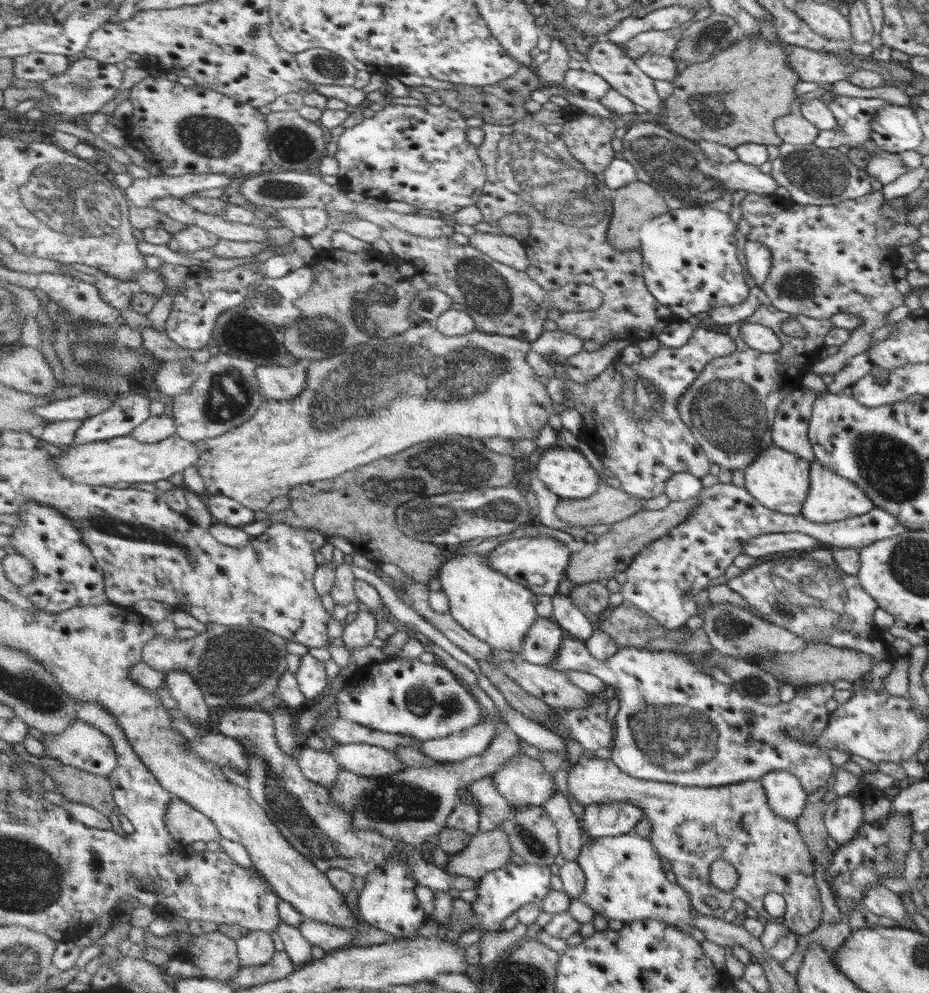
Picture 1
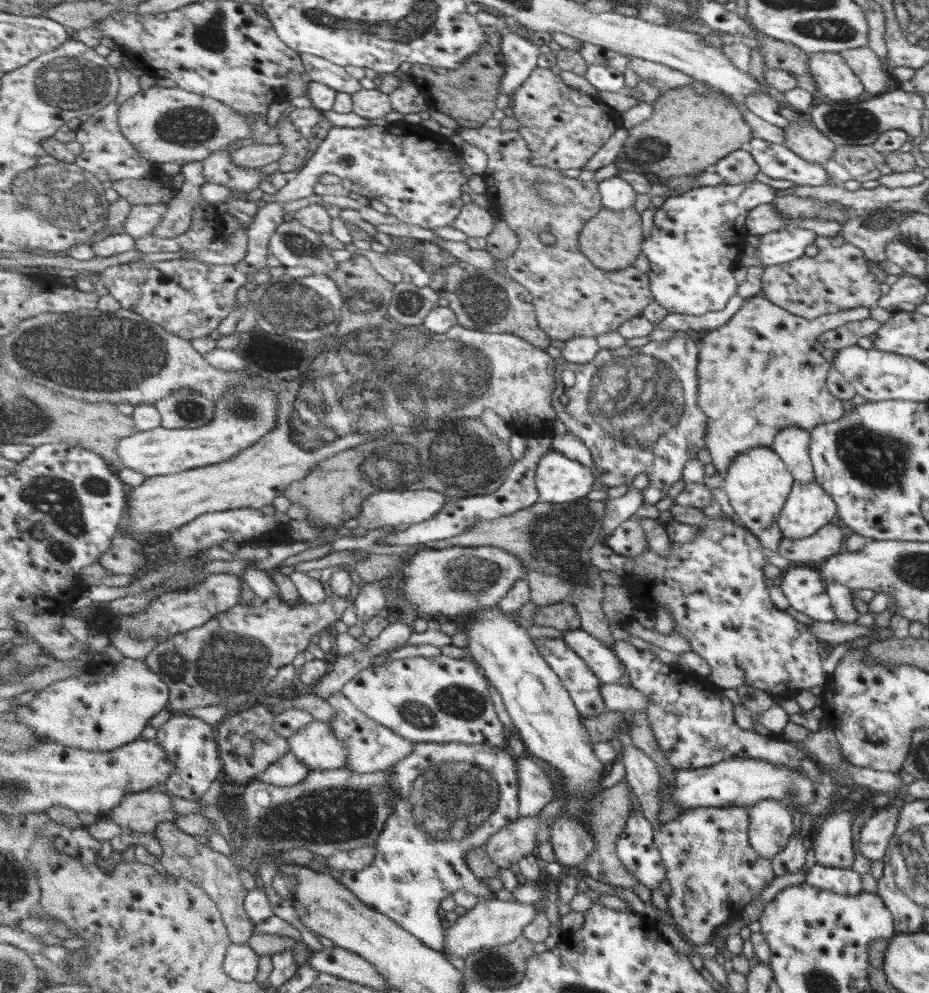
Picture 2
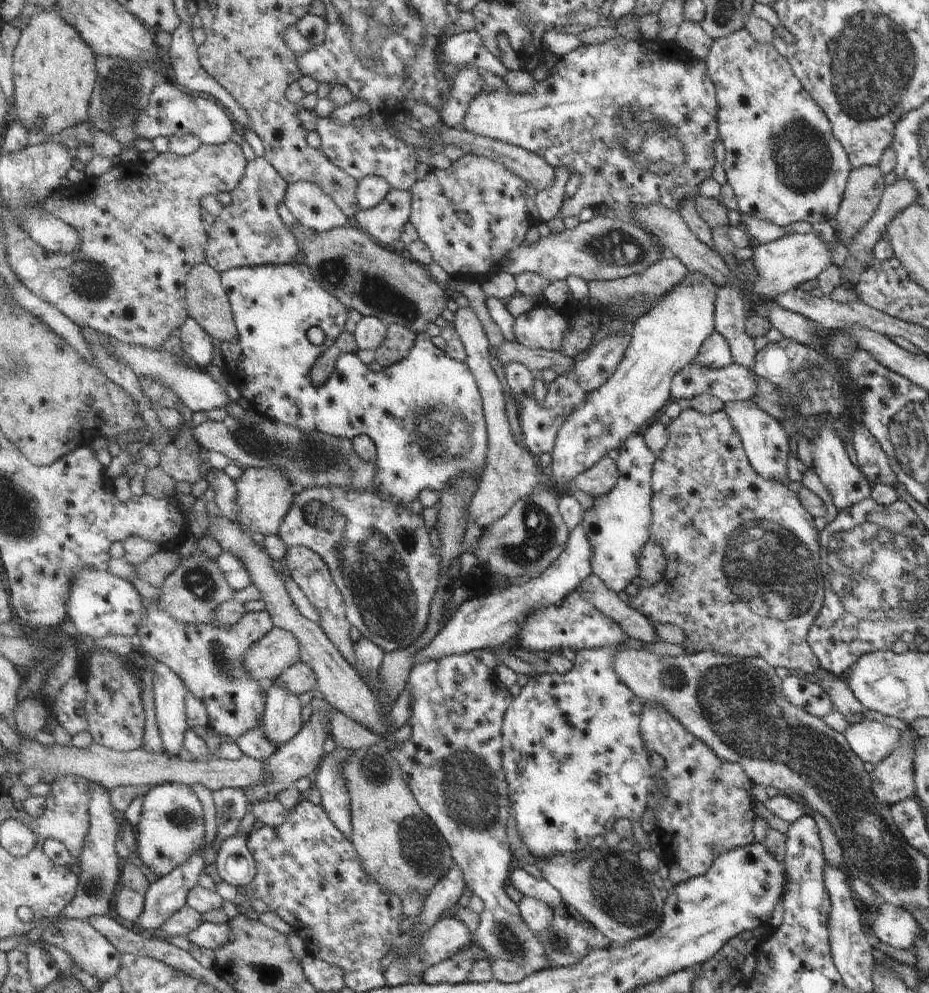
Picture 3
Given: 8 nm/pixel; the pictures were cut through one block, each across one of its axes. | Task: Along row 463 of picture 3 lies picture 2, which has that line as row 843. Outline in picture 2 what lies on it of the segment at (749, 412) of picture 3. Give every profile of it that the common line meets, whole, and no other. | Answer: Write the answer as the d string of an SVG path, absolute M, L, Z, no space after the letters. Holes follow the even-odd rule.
M763 800L749 808L750 846L765 860L781 852L792 835L791 813L785 806Z

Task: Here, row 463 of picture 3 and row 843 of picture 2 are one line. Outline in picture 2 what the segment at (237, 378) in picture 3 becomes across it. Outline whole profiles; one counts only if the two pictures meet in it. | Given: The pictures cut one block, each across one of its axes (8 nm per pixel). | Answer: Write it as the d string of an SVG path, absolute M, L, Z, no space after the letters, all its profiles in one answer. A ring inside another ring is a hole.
M415 743L411 755L390 770L390 790L398 800L394 802L393 813L387 817L385 830L377 839L375 860L360 871L345 869L331 873L367 906L391 917L425 945L443 951L446 929L437 920L441 900L449 898L457 890L465 890L479 900L494 897L493 890L483 882L483 878L471 870L466 855L476 847L485 847L494 834L521 816L517 762L509 750L484 744Z

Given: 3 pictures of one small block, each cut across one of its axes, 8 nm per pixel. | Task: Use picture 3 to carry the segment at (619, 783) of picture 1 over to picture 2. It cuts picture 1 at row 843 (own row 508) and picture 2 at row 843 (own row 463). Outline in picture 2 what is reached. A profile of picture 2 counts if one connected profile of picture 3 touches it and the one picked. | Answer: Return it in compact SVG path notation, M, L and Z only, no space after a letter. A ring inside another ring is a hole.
M743 806L695 807L663 824L654 833L655 844L662 853L671 886L671 894L667 896L668 913L693 944L707 943L714 926L741 912L745 904L749 904L753 896L758 896L761 888L775 877L771 862L751 848L749 826L749 810Z

